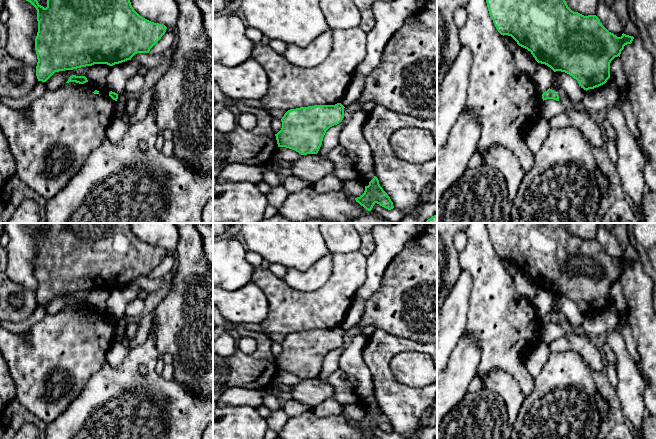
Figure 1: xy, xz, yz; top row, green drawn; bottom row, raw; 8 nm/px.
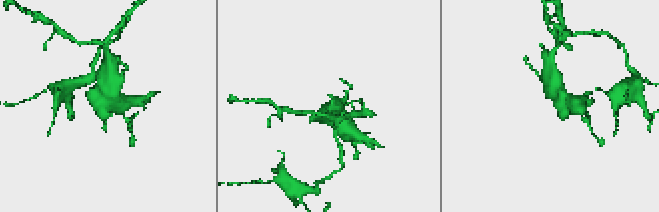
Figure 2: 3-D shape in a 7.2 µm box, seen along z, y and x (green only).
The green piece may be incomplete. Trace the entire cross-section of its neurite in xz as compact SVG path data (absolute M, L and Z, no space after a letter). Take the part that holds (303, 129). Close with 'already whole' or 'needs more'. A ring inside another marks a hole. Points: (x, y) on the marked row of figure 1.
M337 103L335 105L314 105L288 110L281 119L281 130L275 134L278 147L295 150L301 155L317 154L326 131L343 120L344 108L341 103Z; already whole

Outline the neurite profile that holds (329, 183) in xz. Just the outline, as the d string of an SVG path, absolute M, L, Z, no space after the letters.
M328 175L312 185L312 188L318 193L327 193L331 191L342 190L343 181L336 175Z

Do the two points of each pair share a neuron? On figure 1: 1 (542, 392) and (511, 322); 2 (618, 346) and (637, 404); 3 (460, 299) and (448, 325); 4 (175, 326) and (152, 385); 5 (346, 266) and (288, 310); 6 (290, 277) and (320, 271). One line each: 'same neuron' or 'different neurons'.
1: different neurons
2: same neuron
3: same neuron
4: different neurons
5: same neuron
6: same neuron

